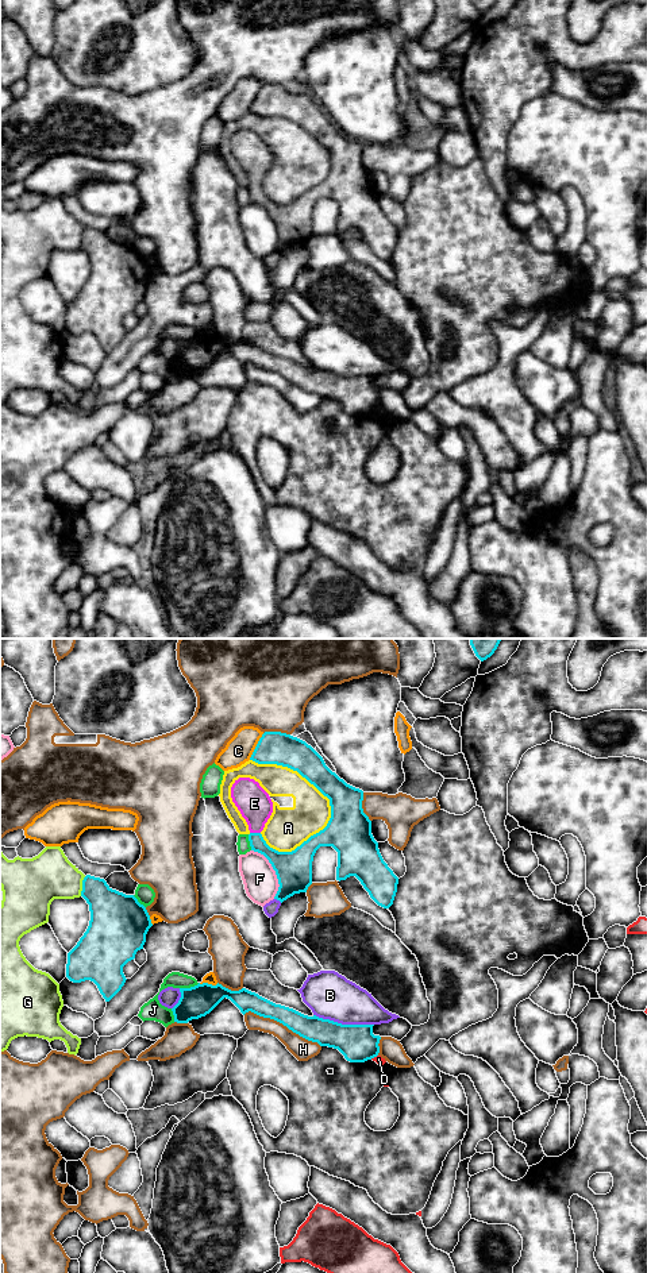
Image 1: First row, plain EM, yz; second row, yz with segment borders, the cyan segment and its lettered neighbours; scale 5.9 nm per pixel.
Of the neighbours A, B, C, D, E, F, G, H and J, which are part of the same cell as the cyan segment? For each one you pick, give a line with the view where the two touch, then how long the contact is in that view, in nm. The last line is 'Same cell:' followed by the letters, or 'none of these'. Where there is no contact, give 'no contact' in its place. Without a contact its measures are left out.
E: meets cyan in yz; contact 60 nm long
Same cell: E

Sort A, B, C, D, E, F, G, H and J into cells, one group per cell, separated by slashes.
A / B / C / D / E / F / G / H / J

